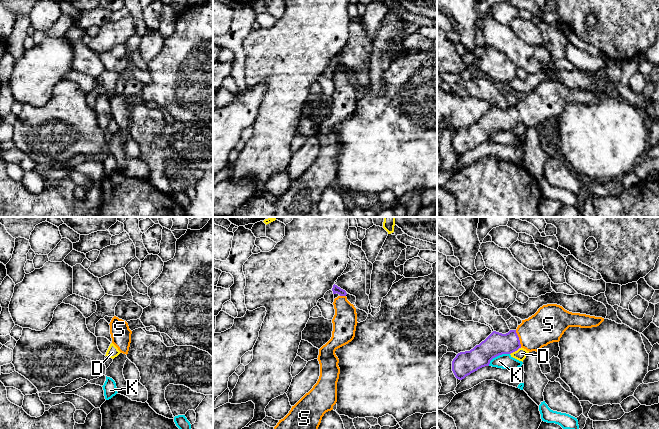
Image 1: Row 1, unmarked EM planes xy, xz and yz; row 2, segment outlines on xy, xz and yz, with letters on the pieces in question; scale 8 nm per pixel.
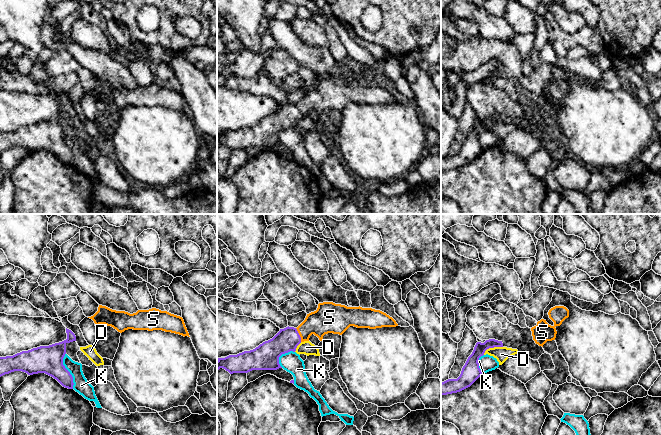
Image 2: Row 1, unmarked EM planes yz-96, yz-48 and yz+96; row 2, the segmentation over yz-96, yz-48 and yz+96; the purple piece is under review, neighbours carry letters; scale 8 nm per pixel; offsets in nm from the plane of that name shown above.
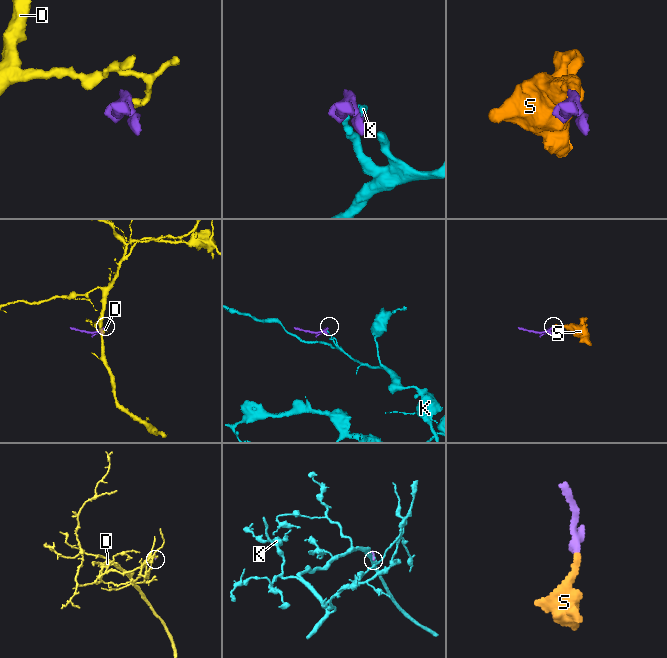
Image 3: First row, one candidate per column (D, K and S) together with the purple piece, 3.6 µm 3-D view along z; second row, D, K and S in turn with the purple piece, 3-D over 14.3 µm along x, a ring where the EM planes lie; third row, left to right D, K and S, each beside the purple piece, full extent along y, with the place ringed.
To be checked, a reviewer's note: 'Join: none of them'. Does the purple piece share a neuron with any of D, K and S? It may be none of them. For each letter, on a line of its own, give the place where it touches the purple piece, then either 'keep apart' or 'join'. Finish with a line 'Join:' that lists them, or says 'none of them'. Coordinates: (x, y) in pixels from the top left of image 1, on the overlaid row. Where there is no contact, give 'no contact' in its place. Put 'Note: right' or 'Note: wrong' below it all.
D: contact yz (515, 350); keep apart
K: contact yz (497, 355); keep apart
S: contact yz (518, 338); join
Join: S
Note: wrong

